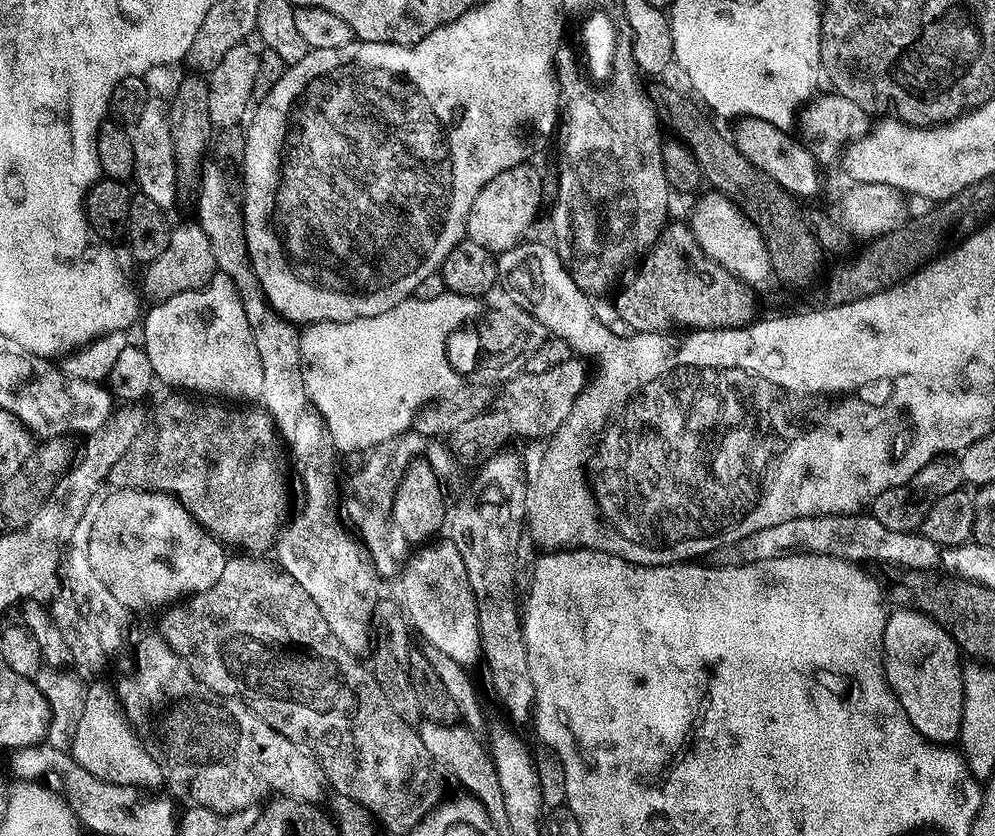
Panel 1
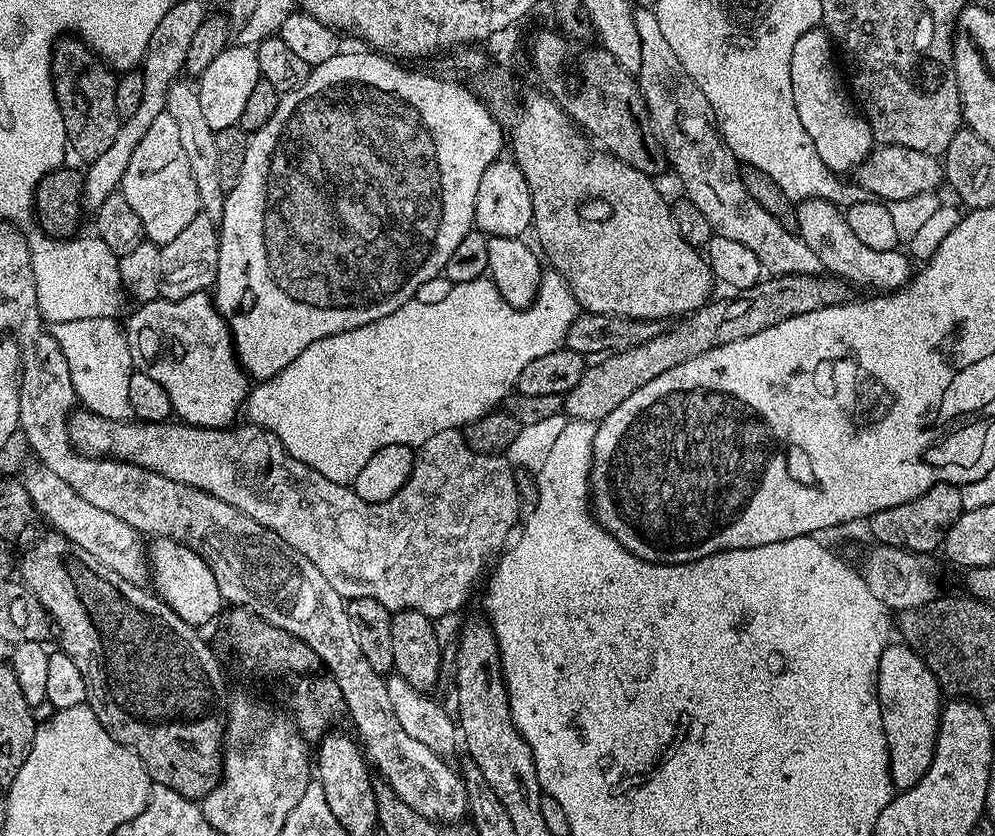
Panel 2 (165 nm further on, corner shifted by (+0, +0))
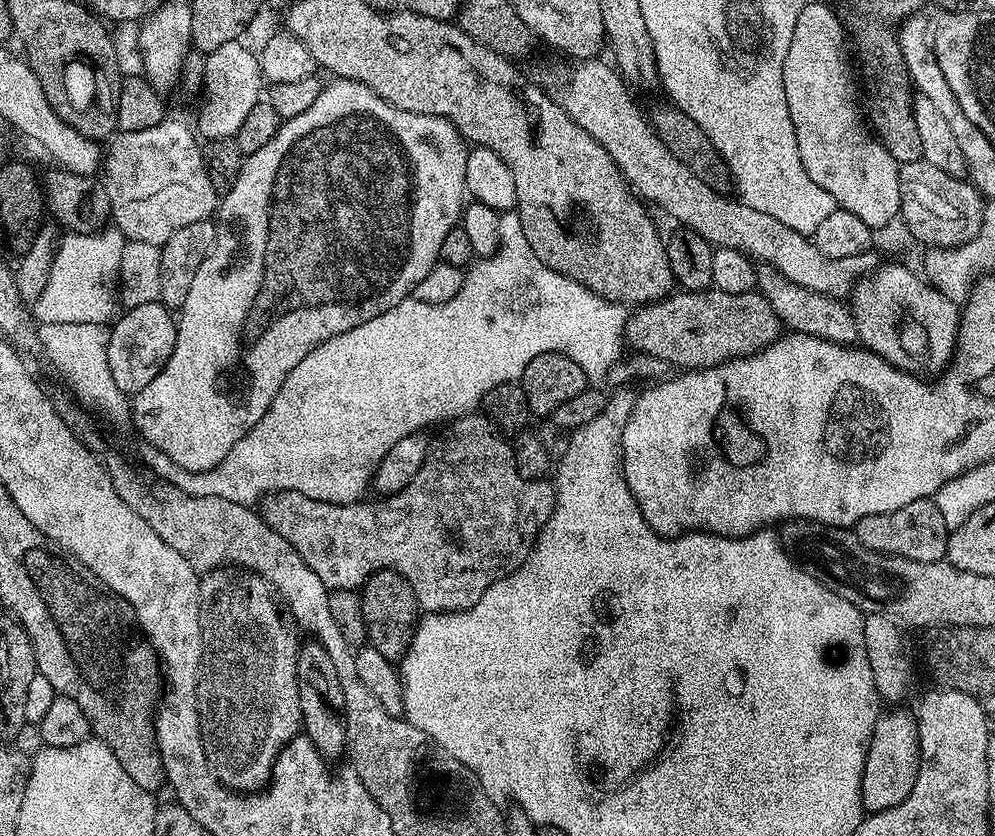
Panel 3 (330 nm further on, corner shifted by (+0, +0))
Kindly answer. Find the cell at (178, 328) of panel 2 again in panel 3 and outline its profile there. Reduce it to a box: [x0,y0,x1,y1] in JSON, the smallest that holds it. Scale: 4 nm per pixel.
[108,302,176,394]

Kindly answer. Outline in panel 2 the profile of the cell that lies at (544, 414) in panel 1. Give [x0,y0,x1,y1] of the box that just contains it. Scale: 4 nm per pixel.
[563,274,849,420]

